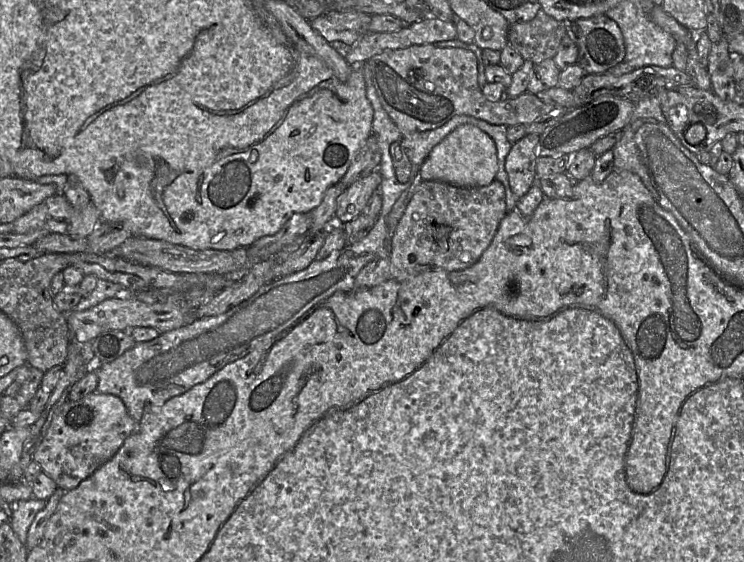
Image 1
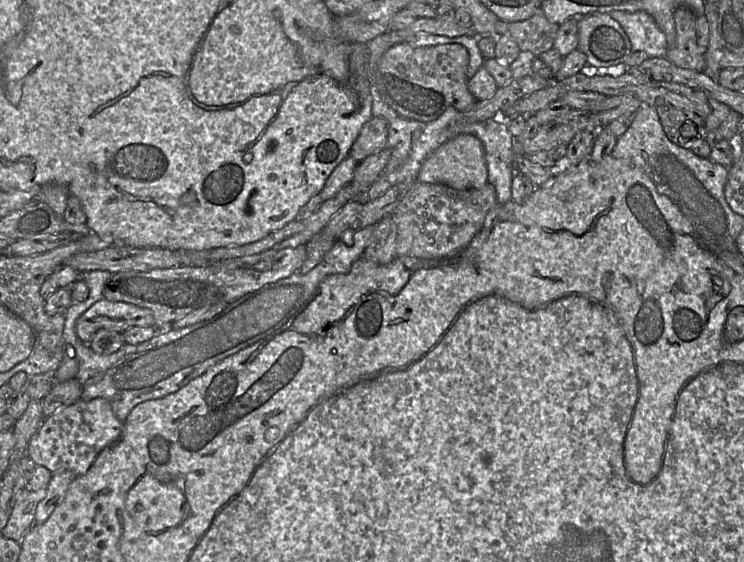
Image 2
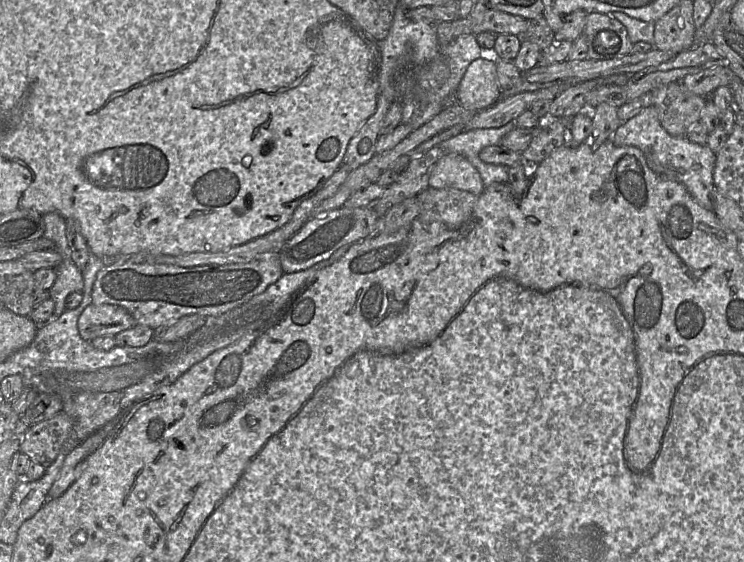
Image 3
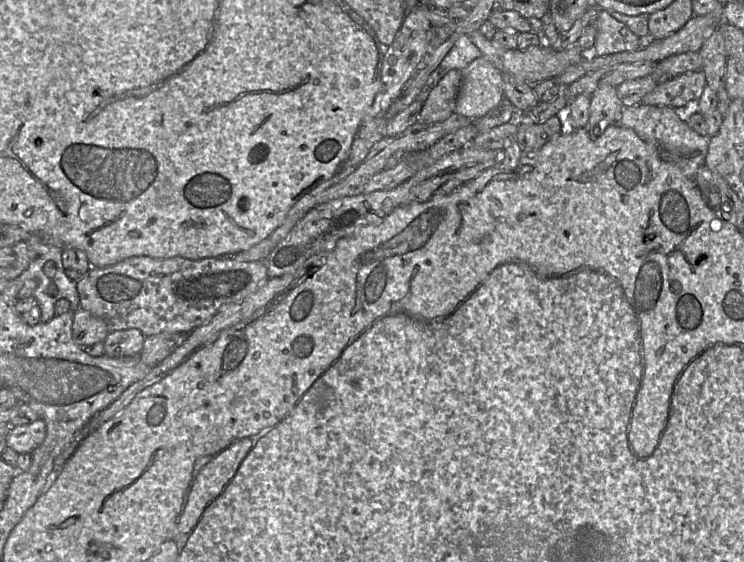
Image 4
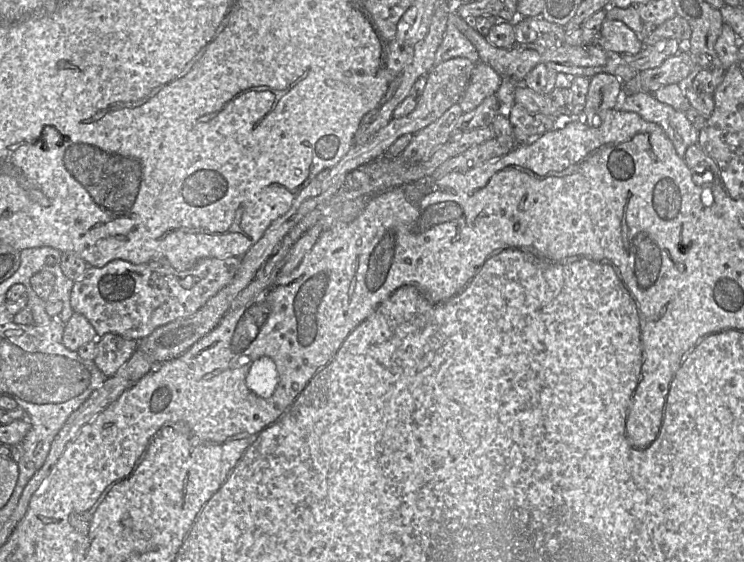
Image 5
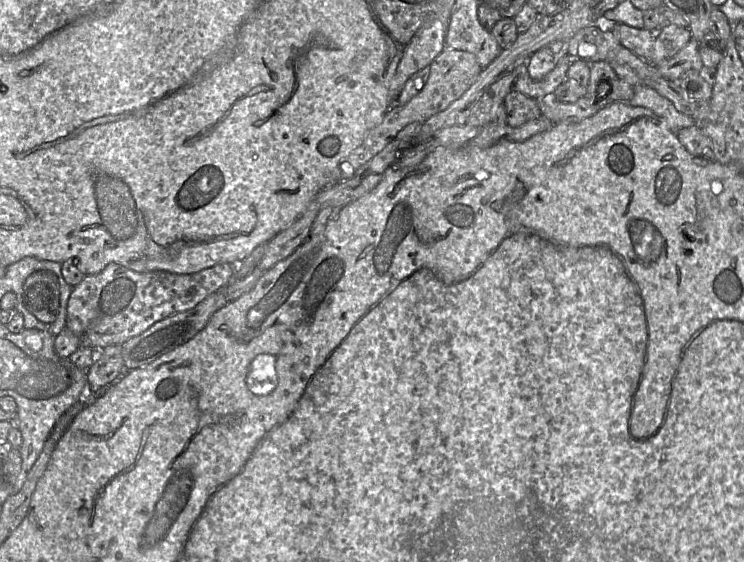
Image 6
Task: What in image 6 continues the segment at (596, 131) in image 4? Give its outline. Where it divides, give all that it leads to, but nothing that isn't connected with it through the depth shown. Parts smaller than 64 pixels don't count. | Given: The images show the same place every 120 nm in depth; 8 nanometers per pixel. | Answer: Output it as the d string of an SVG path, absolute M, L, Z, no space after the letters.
M593 62L590 64L590 79L587 86L587 93L584 97L588 97L594 101L598 110L612 104L610 83L617 78L617 74L608 62Z

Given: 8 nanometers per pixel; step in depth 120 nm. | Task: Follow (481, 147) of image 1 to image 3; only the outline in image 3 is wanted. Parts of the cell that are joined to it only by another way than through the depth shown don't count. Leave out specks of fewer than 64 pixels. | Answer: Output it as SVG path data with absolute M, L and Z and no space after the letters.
M446 153L434 165L429 186L433 188L454 188L480 195L485 190L478 170L464 157Z

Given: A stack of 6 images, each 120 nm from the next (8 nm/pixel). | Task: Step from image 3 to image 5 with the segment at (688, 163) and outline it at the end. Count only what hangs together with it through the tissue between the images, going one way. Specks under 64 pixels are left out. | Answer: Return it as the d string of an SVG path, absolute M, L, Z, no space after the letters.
M620 93L615 109L637 113L645 121L660 125L682 158L689 146L698 144L700 130L687 119L685 112L658 101L652 93Z

